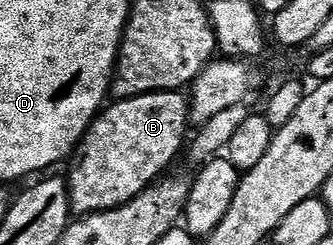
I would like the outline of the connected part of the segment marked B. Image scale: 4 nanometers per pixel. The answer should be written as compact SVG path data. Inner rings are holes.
M162 91L113 100L92 122L67 166L72 213L87 215L116 209L161 180L168 164L185 148L188 125L190 101L183 92Z

